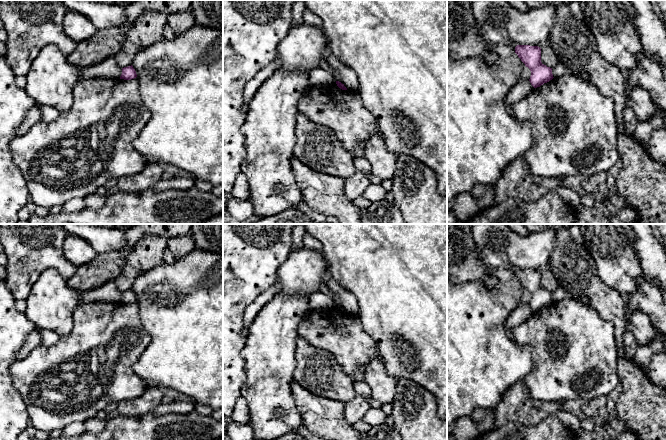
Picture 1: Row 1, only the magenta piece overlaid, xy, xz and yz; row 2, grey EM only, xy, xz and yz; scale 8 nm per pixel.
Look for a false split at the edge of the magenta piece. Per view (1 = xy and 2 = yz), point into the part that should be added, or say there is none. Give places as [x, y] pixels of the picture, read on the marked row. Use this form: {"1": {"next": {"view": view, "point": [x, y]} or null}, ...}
{"1": {"next": null}, "2": {"next": null}}

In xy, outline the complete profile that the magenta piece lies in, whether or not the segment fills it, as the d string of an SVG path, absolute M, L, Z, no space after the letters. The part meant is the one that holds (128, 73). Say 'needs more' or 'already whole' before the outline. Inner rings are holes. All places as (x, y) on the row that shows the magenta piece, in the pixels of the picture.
already whole | M132 65L122 68L122 74L120 76L120 79L131 80L136 77L137 77L137 74Z

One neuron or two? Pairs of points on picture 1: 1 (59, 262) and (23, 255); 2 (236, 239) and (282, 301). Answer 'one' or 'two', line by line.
1: one
2: two

